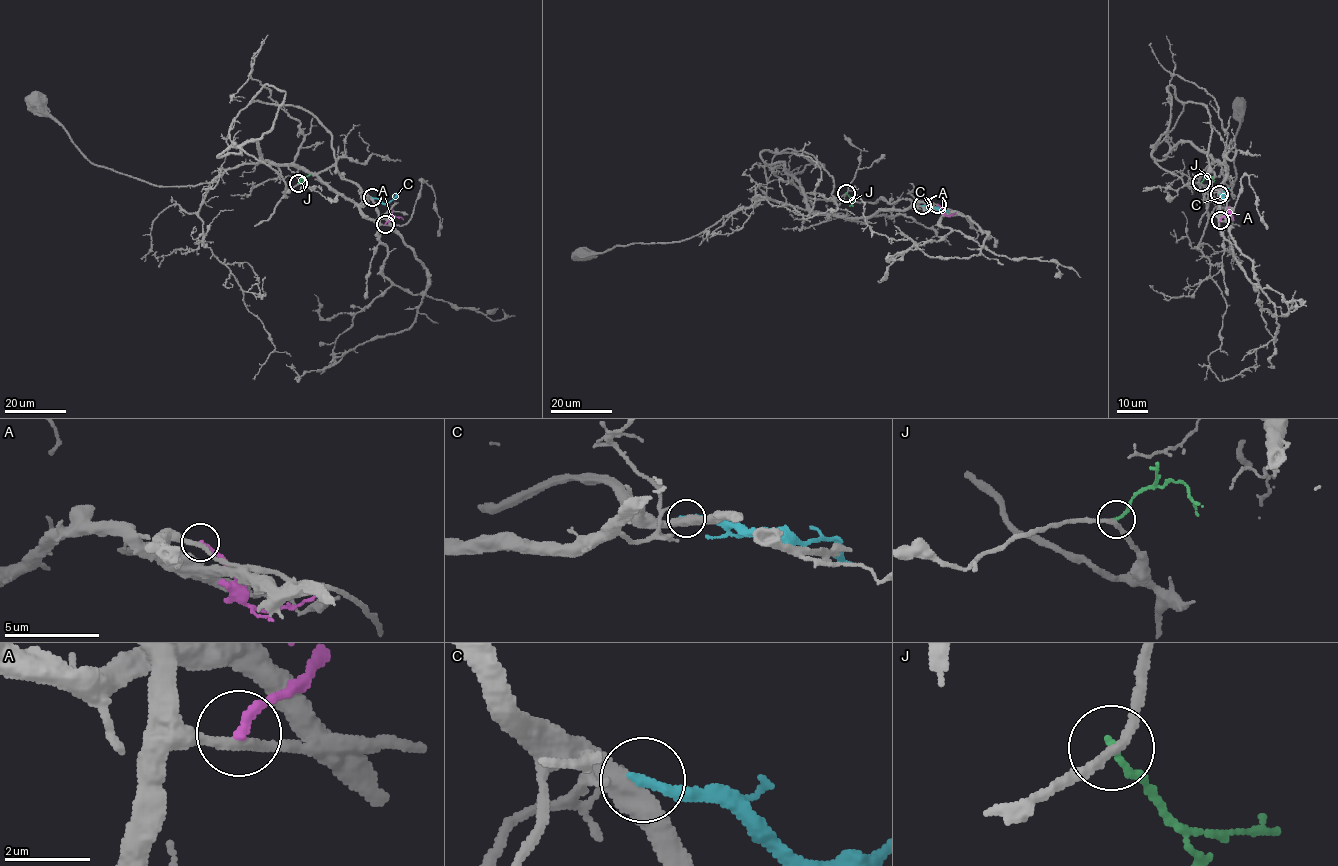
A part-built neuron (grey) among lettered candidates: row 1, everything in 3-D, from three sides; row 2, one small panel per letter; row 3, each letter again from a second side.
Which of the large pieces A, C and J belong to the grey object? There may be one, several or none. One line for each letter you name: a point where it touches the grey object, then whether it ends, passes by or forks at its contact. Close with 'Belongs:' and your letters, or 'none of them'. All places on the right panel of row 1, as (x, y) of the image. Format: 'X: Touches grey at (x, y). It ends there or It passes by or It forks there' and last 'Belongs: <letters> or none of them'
Belongs: none of them

